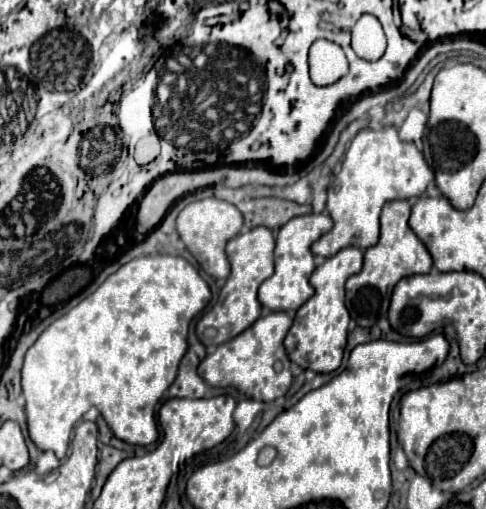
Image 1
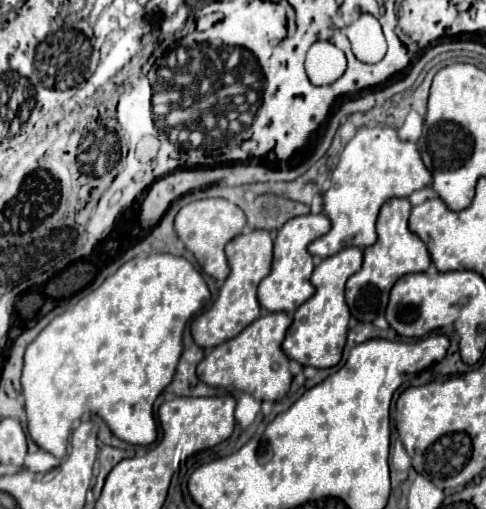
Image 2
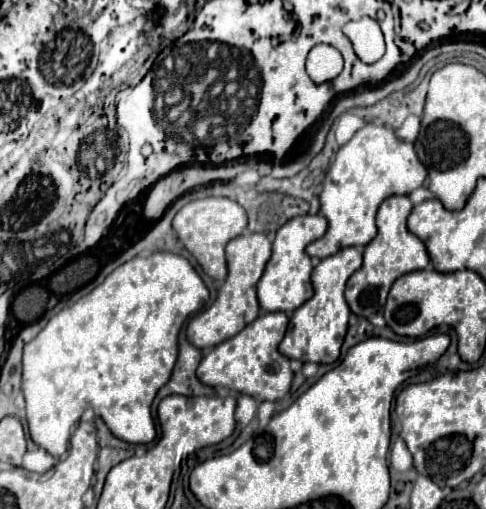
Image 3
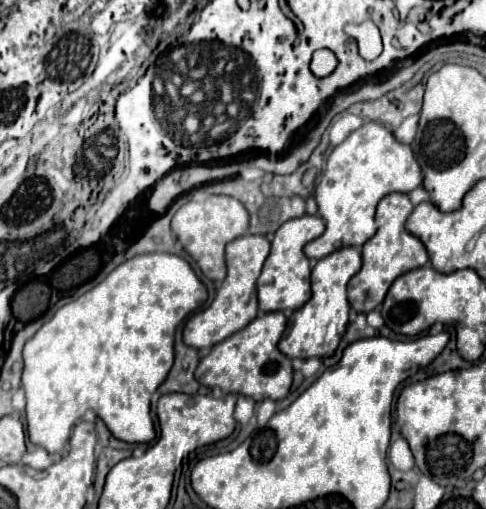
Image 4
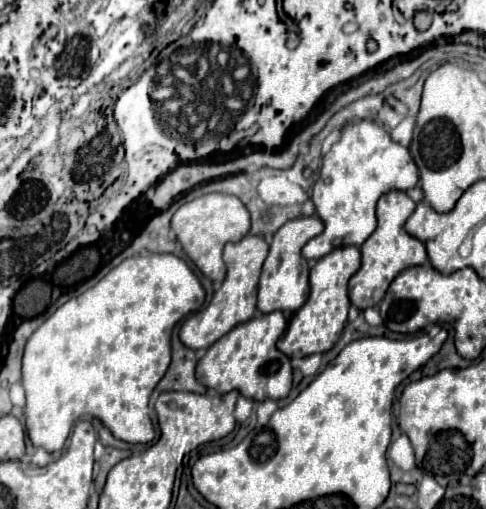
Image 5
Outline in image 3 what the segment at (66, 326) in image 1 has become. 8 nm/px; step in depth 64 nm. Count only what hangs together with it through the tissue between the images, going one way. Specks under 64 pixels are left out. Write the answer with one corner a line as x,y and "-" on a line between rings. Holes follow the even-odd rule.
154,252
124,262
90,294
60,310
40,334
24,346
22,392
26,398
26,420
32,442
60,458
86,406
94,408
116,438
130,444
152,442
156,438
156,428
150,406
156,392
172,374
178,356
178,332
184,320
206,302
208,288
186,258
170,252

